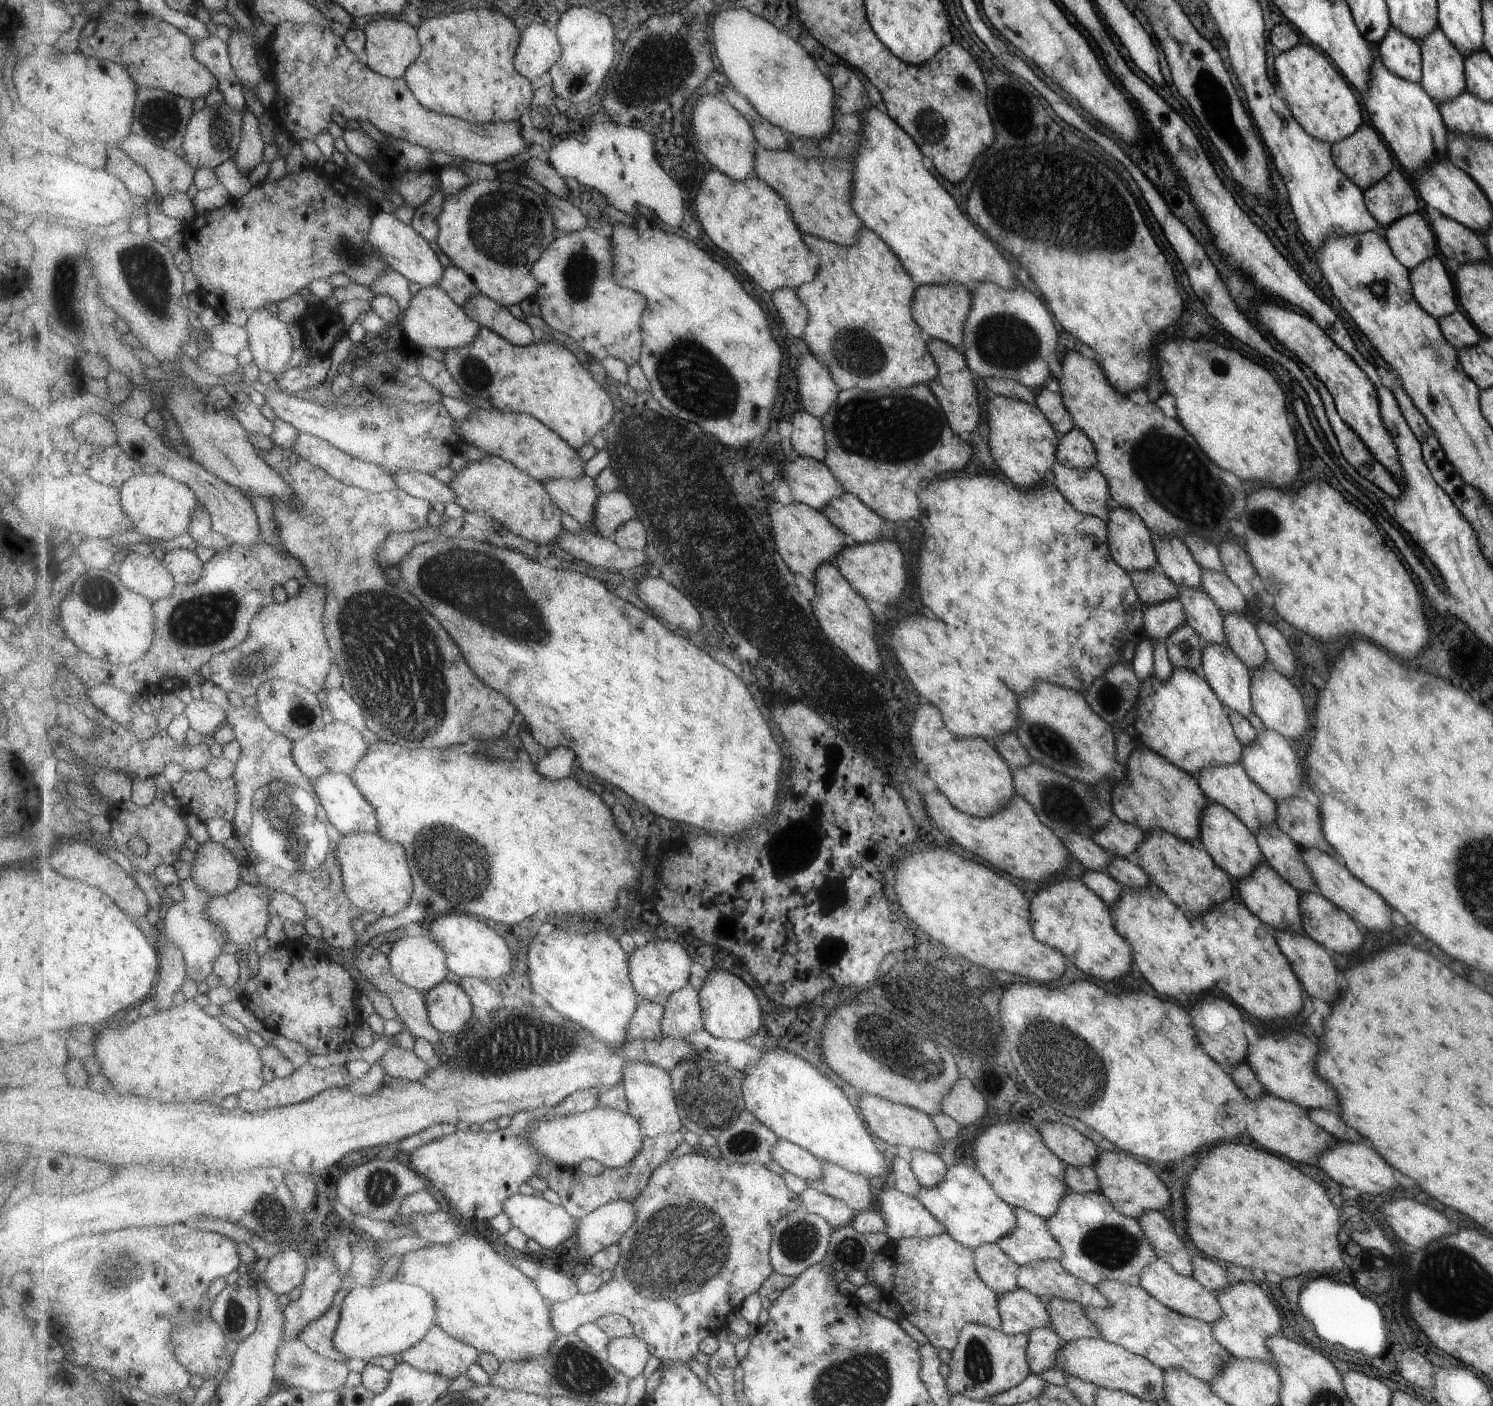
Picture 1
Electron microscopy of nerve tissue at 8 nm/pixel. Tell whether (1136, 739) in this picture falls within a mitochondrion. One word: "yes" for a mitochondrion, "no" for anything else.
no

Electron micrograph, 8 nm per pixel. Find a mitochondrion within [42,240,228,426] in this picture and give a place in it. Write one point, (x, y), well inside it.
(144, 269)

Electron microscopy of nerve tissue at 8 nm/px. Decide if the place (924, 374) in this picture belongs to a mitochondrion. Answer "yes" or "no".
no

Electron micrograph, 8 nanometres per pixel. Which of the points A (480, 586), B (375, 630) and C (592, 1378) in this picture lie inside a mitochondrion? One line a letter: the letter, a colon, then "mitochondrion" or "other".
A: mitochondrion
B: mitochondrion
C: mitochondrion

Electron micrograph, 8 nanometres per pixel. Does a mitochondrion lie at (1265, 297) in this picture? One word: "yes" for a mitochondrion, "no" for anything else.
no

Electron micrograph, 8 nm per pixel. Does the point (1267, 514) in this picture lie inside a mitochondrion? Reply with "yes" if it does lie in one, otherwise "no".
yes

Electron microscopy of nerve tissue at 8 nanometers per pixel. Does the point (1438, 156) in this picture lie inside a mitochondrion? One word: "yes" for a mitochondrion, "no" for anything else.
no

